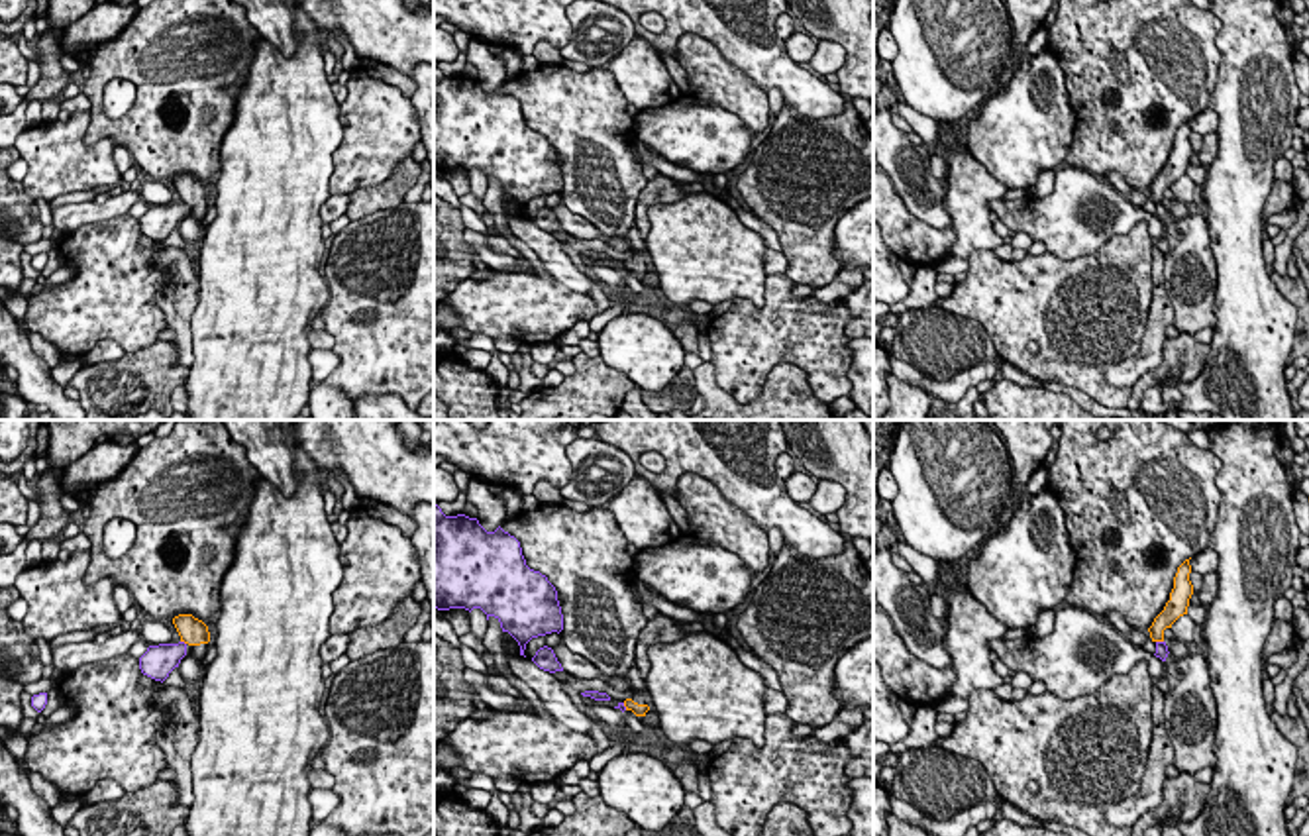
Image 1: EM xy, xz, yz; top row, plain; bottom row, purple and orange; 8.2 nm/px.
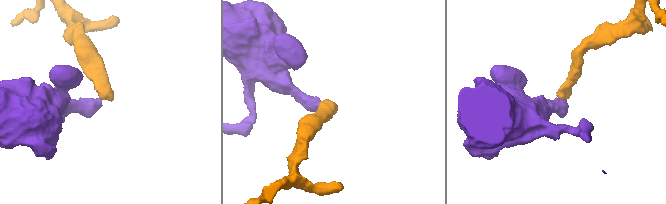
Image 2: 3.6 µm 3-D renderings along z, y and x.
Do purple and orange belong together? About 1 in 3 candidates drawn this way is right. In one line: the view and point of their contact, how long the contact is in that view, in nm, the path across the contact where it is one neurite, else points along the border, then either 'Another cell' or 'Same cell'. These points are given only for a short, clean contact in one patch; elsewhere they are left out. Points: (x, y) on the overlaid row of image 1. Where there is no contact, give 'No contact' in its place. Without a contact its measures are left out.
Touches purple at xy (183, 642). Shared border 60 nm. Boundary: xy (181, 640), (185, 644). Another cell

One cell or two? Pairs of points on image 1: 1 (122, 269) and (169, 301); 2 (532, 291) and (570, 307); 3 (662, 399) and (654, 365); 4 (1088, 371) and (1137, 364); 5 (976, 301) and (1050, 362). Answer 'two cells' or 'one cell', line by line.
1: two cells
2: one cell
3: two cells
4: two cells
5: one cell

